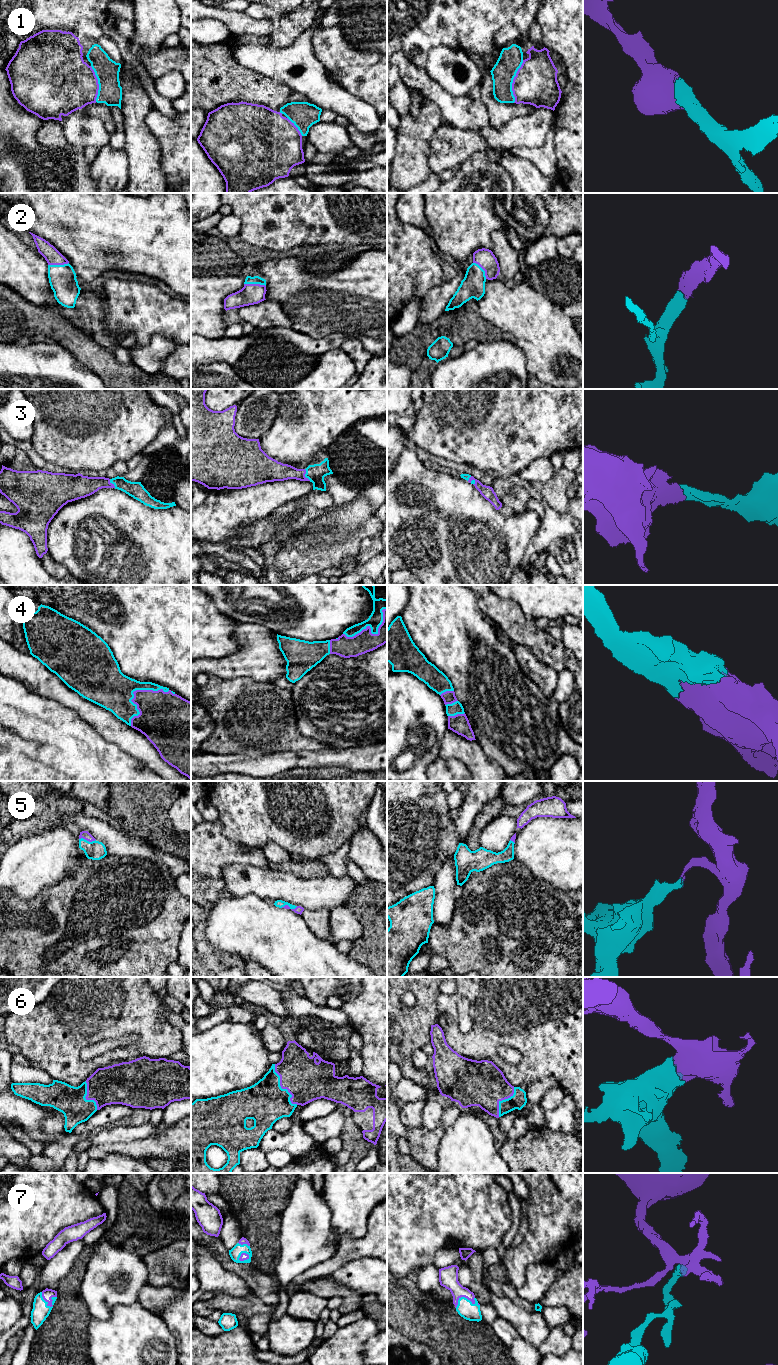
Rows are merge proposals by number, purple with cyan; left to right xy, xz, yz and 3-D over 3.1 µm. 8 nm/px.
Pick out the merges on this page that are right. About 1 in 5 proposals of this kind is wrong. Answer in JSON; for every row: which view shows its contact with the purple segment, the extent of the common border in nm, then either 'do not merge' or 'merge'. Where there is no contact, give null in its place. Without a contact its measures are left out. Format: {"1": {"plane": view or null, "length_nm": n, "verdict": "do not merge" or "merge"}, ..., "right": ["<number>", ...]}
{"1": {"plane": "yz", "length_nm": 360, "verdict": "merge"}, "2": {"plane": "xz", "length_nm": 180, "verdict": "merge"}, "3": {"plane": "xz", "length_nm": 110, "verdict": "merge"}, "4": {"plane": "xy", "length_nm": 440, "verdict": "merge"}, "5": {"plane": "xy", "length_nm": 140, "verdict": "merge"}, "6": {"plane": "xz", "length_nm": 380, "verdict": "merge"}, "7": {"plane": "xy", "length_nm": 150, "verdict": "merge"}, "right": ["1", "2", "3", "4", "5", "6", "7"]}

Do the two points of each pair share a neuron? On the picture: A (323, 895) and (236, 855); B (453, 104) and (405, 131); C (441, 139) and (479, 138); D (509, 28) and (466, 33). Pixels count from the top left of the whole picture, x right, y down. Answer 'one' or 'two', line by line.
A: two
B: two
C: one
D: two

